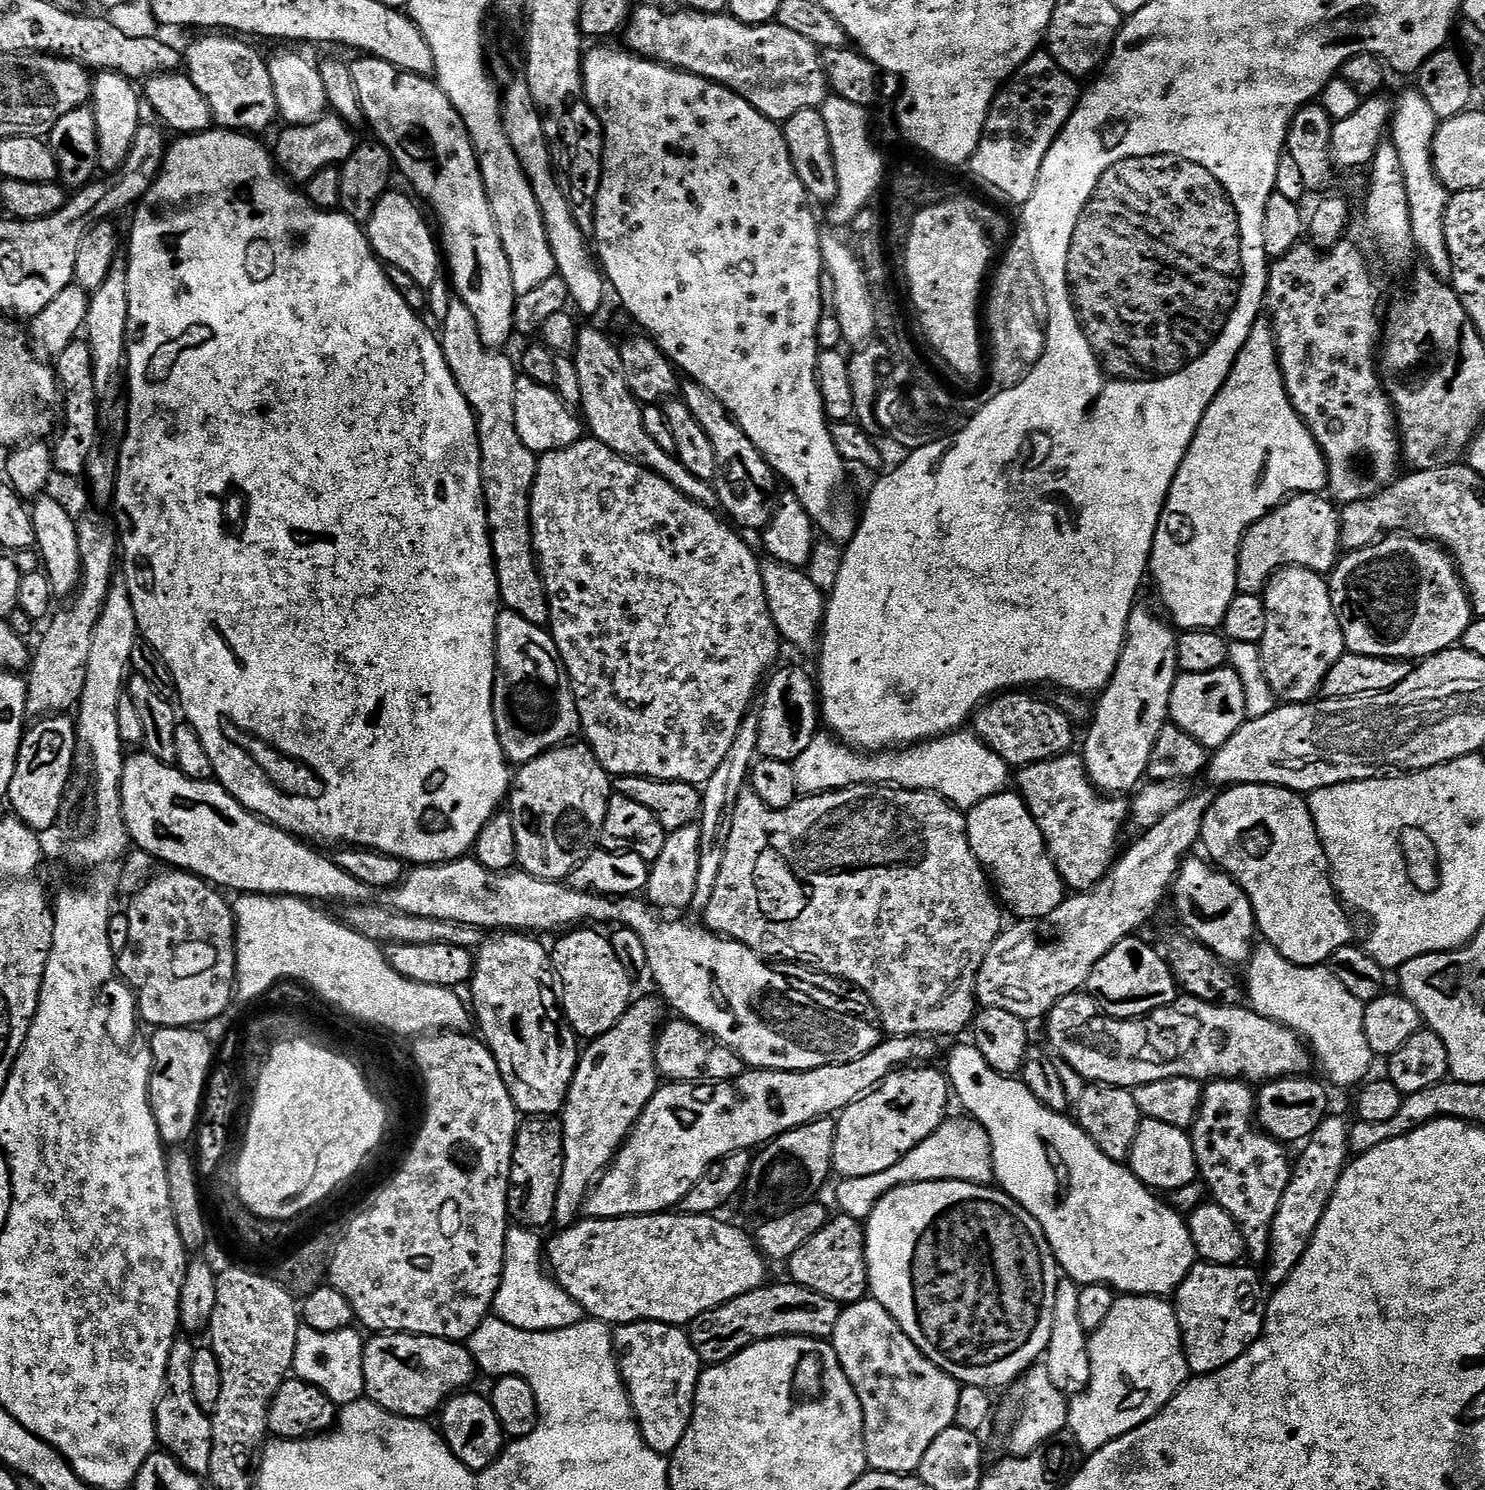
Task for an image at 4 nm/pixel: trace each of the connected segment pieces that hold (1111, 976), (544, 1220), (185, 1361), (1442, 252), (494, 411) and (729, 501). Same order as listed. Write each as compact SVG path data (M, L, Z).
M1133 934L1114 945L1088 975L1088 995L1095 998L1101 1012L1117 1016L1119 1020L1151 1016L1154 1010L1170 1006L1178 998L1178 985L1168 969L1167 959L1138 937Z
M556 1116L525 1119L516 1131L508 1183L508 1214L523 1228L544 1230L556 1219L558 1190L564 1165L564 1125Z
M184 1338L177 1339L170 1350L168 1383L160 1405L156 1407L156 1434L168 1455L180 1461L184 1468L197 1474L208 1474L212 1471L212 1417L198 1406L192 1393L190 1370L194 1366L196 1350L197 1345Z
M1412 90L1401 98L1394 108L1390 125L1390 143L1398 150L1402 162L1402 178L1406 182L1406 202L1410 206L1410 226L1415 251L1424 255L1427 271L1445 282L1452 278L1452 259L1446 246L1444 215L1448 209L1450 193L1442 186L1432 161L1432 147L1438 121L1430 102L1419 90Z
M458 298L453 299L453 304L444 312L444 329L439 329L438 339L444 351L446 362L450 366L450 374L454 374L454 382L458 382L466 402L476 414L476 429L480 435L480 465L482 466L482 478L484 479L484 505L488 508L488 530L492 533L492 557L496 559L496 573L498 574L498 586L500 587L503 607L509 612L522 613L530 622L541 626L547 625L552 619L550 606L548 605L548 592L544 589L544 580L540 576L540 570L536 563L536 549L532 546L532 487L536 481L538 456L537 453L531 452L526 446L522 446L522 438L518 438L518 426L514 426L514 386L518 375L517 365L510 357L503 356L505 354L503 351L488 348L484 344L482 334L478 334L478 324L474 322L474 314L470 314L468 307Z
M688 378L682 384L682 399L698 418L698 422L702 422L702 430L710 434L710 442L714 442L714 454L718 457L718 470L720 471L714 484L719 507L724 507L733 516L731 519L741 529L763 530L767 528L768 523L772 520L778 499L776 473L764 461L763 454L757 450L754 442L750 442L750 438L746 438L744 431L736 425L736 421L732 419L726 406L722 406L722 402L714 398L714 394L710 394L701 384L696 384L695 381Z

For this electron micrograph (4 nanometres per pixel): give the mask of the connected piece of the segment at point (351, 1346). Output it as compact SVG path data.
M301 1325L298 1342L295 1343L293 1373L297 1379L318 1386L337 1406L353 1404L367 1393L365 1388L364 1338L353 1327L342 1331L316 1331L308 1325Z

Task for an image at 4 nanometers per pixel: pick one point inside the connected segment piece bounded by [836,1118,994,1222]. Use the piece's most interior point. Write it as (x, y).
(957, 1150)

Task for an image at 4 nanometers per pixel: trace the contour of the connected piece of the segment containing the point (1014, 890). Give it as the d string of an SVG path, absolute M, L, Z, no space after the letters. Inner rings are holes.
M1019 791L999 792L996 796L978 802L978 806L967 809L966 815L970 850L974 850L978 862L994 881L994 888L999 899L1006 905L1007 911L1009 908L1013 912L1013 917L1021 920L1037 920L1053 912L1066 899L1064 879L1058 874L1056 863L1052 861L1052 855L1048 852L1048 843L1044 841L1042 830L1038 828L1038 822L1034 822L1028 803L1024 801Z

